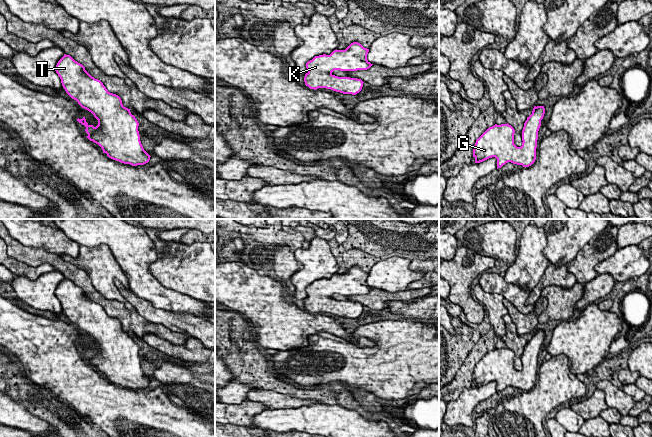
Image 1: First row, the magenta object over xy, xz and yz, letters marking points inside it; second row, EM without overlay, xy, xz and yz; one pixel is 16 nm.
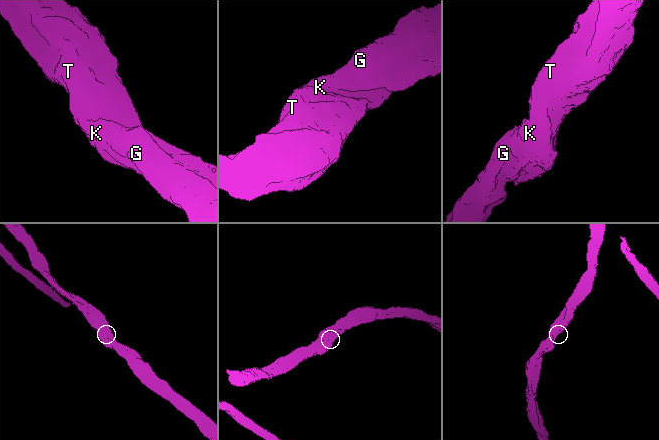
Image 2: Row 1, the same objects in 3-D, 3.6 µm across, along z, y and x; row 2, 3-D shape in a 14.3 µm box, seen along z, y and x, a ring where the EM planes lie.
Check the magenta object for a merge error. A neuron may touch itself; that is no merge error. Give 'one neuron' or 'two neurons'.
one neuron

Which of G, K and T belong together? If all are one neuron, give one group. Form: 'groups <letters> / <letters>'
groups G K T

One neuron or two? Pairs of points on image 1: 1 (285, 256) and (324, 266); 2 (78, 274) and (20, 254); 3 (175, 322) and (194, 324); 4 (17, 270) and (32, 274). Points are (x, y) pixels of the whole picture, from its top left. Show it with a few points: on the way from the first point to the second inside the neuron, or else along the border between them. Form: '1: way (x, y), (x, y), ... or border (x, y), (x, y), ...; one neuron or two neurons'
1: border (294, 253), (302, 268), (288, 279); two neurons
2: way (64, 267), (52, 258), (34, 256); one neuron
3: way (180, 322), (189, 323); one neuron
4: way (21, 270), (28, 271); one neuron

